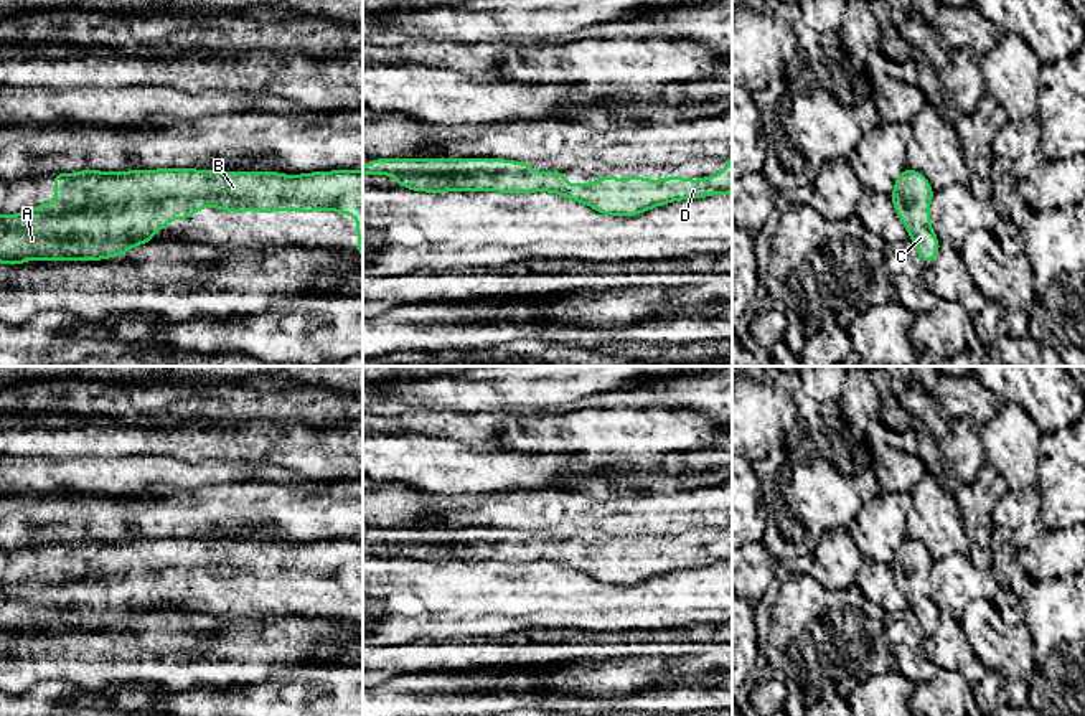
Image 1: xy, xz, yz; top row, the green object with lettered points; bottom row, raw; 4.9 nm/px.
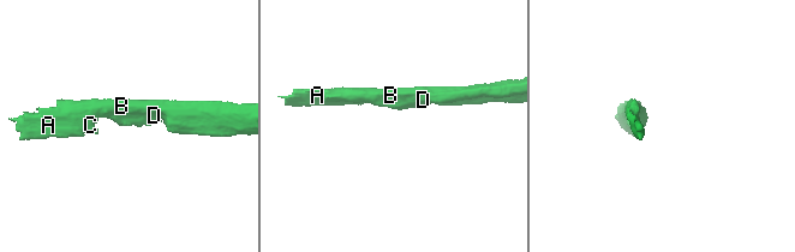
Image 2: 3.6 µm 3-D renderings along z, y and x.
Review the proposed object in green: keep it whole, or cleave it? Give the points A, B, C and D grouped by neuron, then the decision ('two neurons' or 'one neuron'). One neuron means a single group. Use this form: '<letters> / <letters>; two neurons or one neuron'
A B C D; one neuron

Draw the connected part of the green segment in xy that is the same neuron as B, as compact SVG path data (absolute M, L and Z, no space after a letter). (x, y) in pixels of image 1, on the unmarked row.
M160 538L132 541L84 539L54 543L54 571L21 584L0 584L0 632L26 630L101 630L119 627L134 615L153 609L171 587L185 589L213 576L232 582L280 579L312 582L330 579L356 586L358 625L363 627L363 541L335 539L303 544L275 541L213 541Z

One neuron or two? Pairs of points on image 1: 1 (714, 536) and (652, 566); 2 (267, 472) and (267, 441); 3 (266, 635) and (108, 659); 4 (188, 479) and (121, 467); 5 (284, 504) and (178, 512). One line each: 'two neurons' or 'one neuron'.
1: one neuron
2: two neurons
3: one neuron
4: one neuron
5: one neuron

